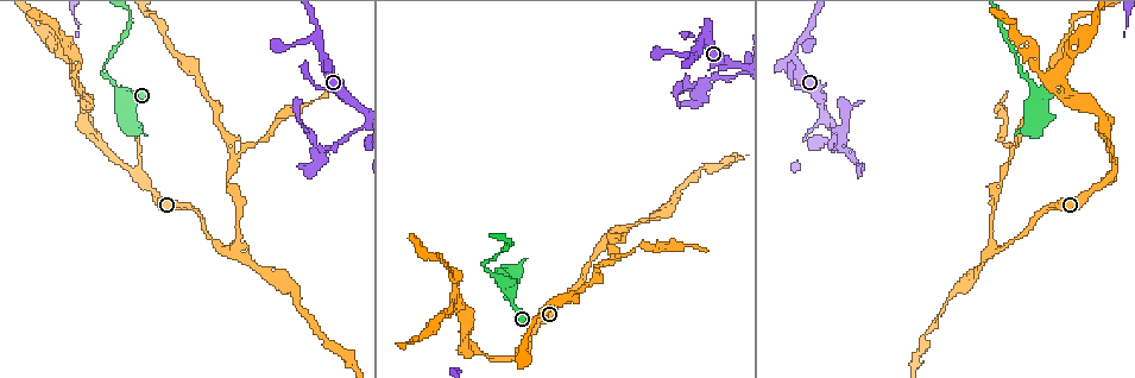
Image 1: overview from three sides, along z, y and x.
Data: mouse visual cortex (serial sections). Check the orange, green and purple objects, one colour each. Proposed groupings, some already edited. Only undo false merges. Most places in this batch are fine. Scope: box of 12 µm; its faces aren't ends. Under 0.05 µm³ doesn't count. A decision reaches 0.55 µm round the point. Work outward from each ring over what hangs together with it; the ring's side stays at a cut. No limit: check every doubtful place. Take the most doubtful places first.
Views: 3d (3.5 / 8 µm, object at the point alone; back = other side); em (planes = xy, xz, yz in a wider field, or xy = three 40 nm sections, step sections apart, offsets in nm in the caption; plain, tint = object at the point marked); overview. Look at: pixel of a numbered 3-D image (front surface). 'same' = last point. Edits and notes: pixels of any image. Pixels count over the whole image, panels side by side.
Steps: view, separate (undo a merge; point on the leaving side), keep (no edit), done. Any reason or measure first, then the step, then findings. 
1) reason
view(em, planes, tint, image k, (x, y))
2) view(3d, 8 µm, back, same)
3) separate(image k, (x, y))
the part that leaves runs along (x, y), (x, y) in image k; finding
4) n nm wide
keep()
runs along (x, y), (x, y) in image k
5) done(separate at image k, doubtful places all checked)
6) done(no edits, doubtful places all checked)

sharp bend
view(3d, 3.5 µm, image 1, (989, 247))

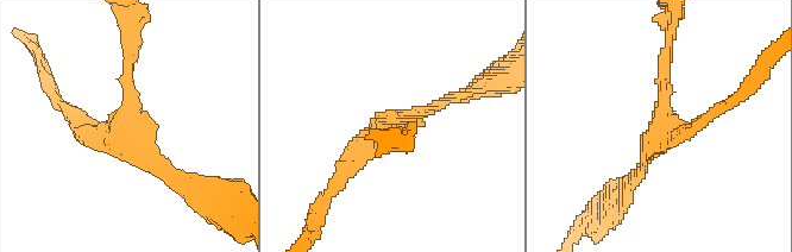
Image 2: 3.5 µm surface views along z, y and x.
shape alone is not enough
view(em, xy, step 1, tint, image 2, (667, 128))

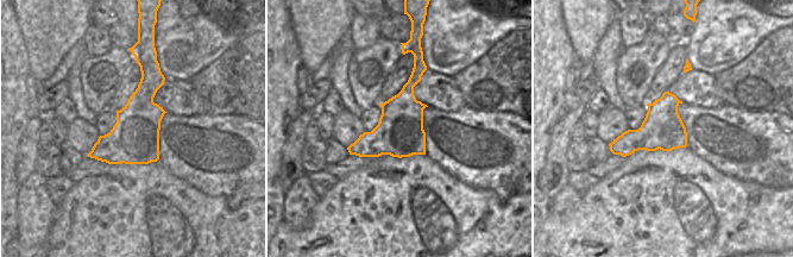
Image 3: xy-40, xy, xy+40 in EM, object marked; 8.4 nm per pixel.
400 nm wide
keep()
runs along (334, 187), (345, 162), (396, 134) in image 2; all the same cell

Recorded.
three-way junction
view(3d, 3.5 µm, image 1, (1004, 164))

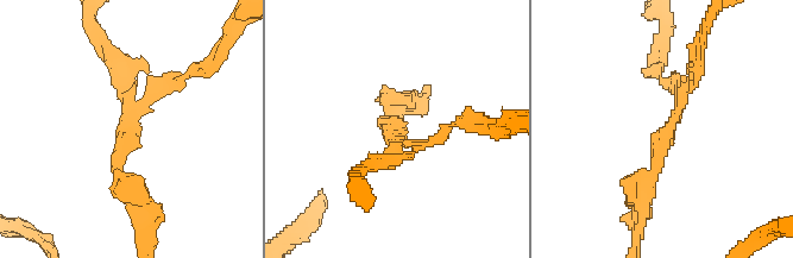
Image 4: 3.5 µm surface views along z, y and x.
need the tissue
view(em, xy, step 3, tint, image 4, (669, 123))

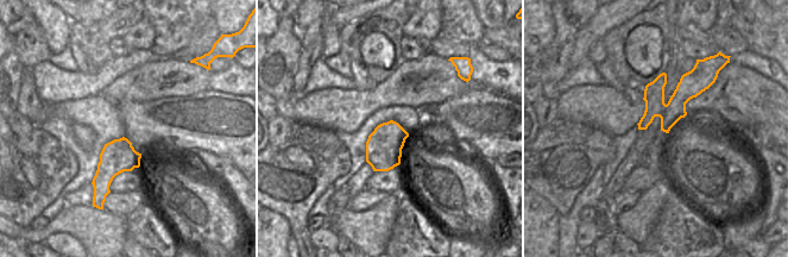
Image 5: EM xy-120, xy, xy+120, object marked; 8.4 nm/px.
300 nm wide
keep()
runs along (636, 188), (654, 172), (697, 60) in image 4; continuous, no second cell

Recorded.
view(3d, 3.5 µm, image 1, (193, 78))

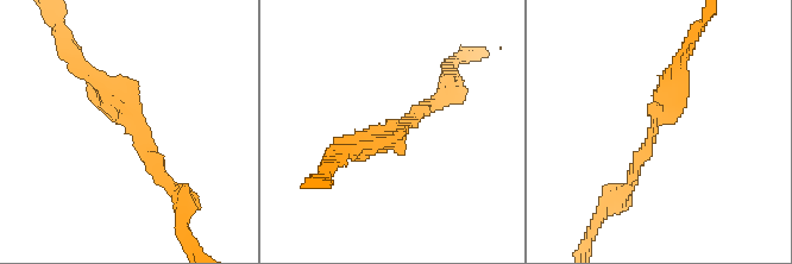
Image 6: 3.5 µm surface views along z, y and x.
view(em, xy, step 2, tint, image 6, (652, 125))

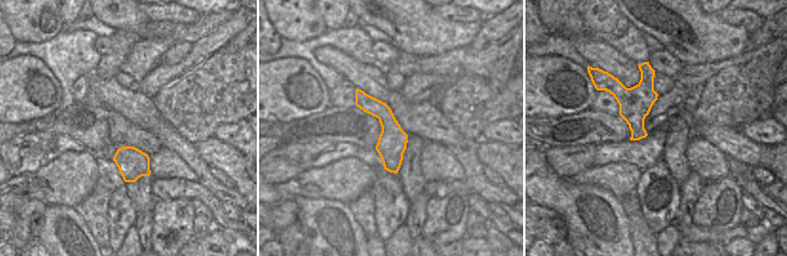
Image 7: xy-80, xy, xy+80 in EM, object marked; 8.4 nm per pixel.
keep()
runs along (358, 92), (390, 126), (395, 169) in image 7; one cell here

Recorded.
arms part here
view(3d, 3.5 µm, image 1, (708, 81))

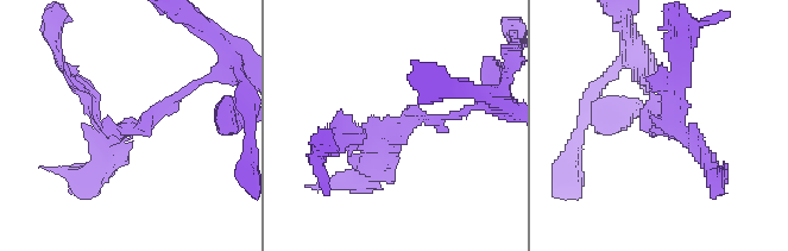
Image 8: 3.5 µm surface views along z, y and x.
view(em, xy, step 5, tint, image 8, (663, 128))

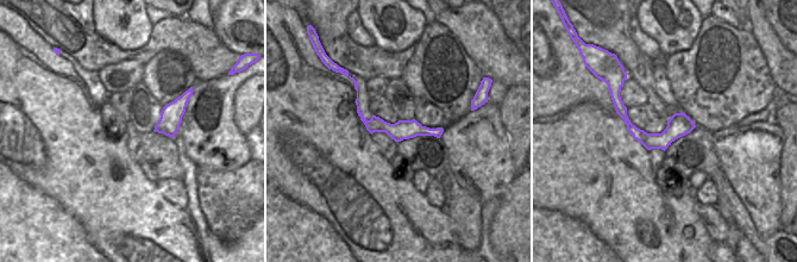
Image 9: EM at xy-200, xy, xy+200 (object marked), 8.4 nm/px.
another direction
view(em, xy, step 2, tint, same)

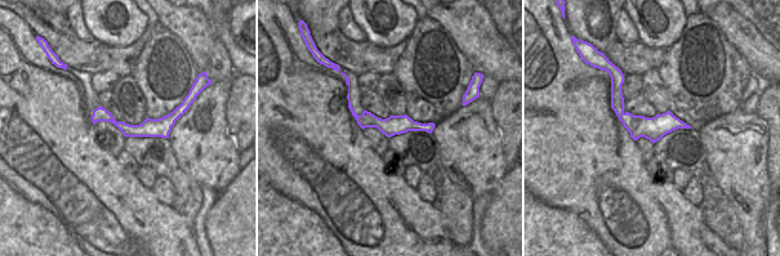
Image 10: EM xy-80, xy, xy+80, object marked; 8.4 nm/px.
160 nm wide
separate(image 8, (96, 115))
the part that leaves runs along (134, 126), (105, 126), (64, 68) in image 8; a second cell is stuck on

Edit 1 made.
narrows sharply
view(3d, 8 µm, image 1, (452, 297))

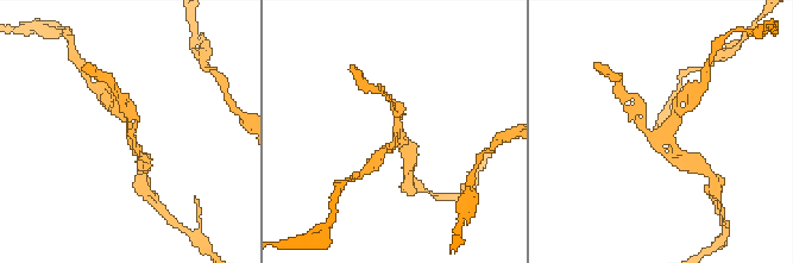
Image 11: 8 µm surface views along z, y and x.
view(3d, 3.5 µm, image 11, (396, 132))

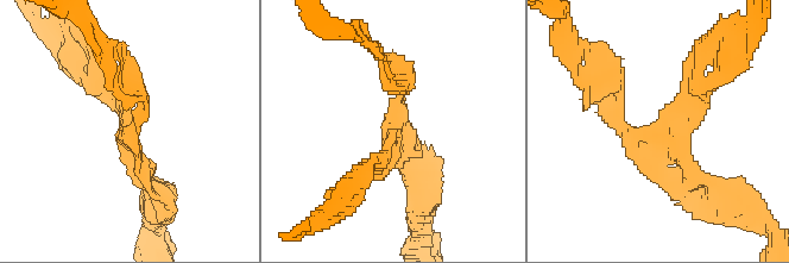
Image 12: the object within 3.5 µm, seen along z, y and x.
view(em, xy, step 2, tint, image 12, (126, 134))

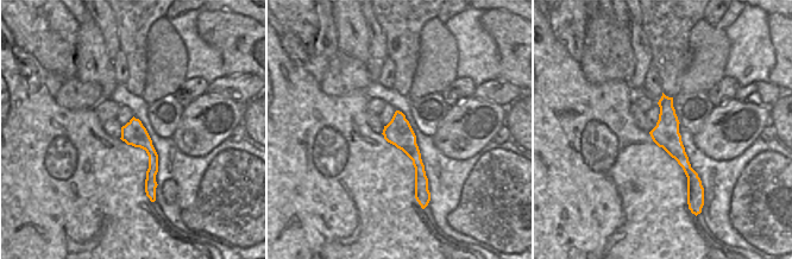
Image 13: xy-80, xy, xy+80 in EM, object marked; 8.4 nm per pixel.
240 nm wide
keep()
runs along (664, 99), (667, 137), (698, 184) in image 13; one cell here

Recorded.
thick turns thin
view(3d, 8 µm, image 1, (115, 82))

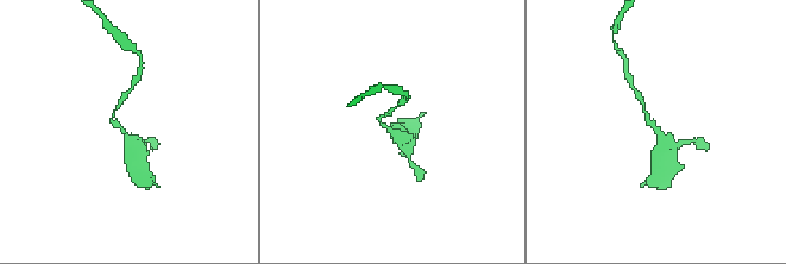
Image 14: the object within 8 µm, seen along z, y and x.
now the EM
view(em, xy, step 5, tint, image 14, (123, 127))

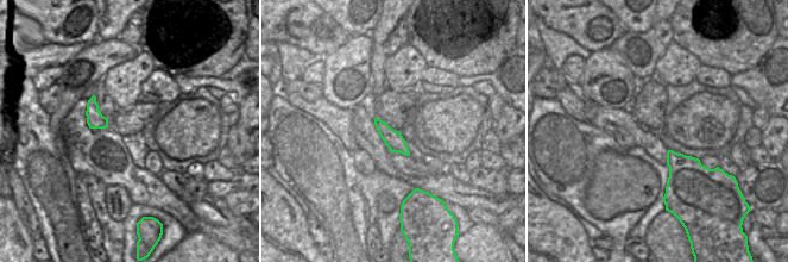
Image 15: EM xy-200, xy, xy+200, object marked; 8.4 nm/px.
160 nm wide
keep()
runs along (678, 145), (667, 144), (642, 104) in image 14; continuous, no second cell

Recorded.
abrupt turn
view(3d, 8 µm, image 1, (1038, 56))

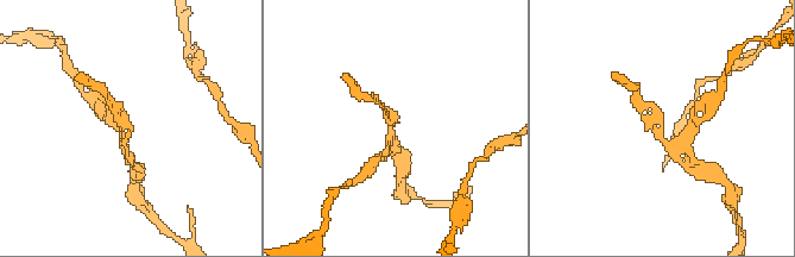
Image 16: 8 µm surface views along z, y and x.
shape alone is not enough
view(em, xy, step 5, tint, image 16, (129, 125))

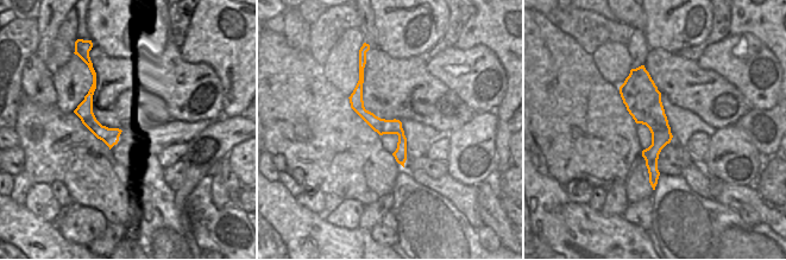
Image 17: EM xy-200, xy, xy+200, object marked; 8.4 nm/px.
keep()
runs along (389, 140), (396, 123), (379, 104) in image 16; one cell here

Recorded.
done(separate at image 8, doubtful places all checked)

